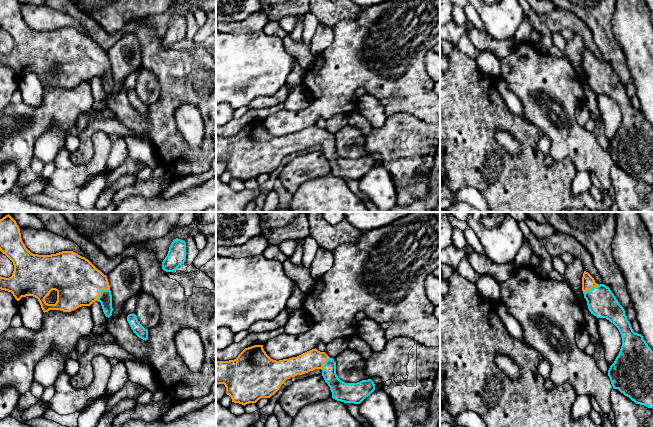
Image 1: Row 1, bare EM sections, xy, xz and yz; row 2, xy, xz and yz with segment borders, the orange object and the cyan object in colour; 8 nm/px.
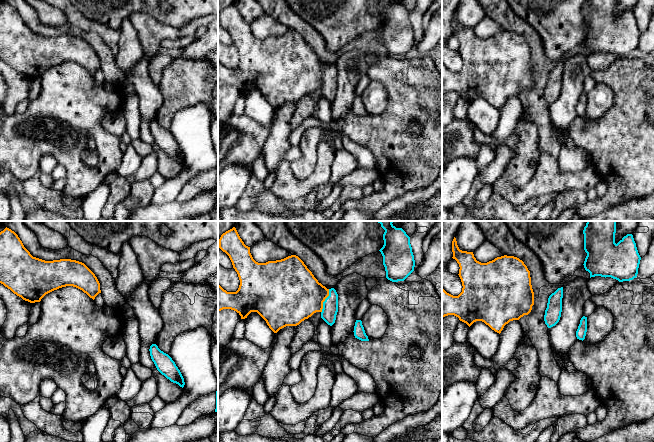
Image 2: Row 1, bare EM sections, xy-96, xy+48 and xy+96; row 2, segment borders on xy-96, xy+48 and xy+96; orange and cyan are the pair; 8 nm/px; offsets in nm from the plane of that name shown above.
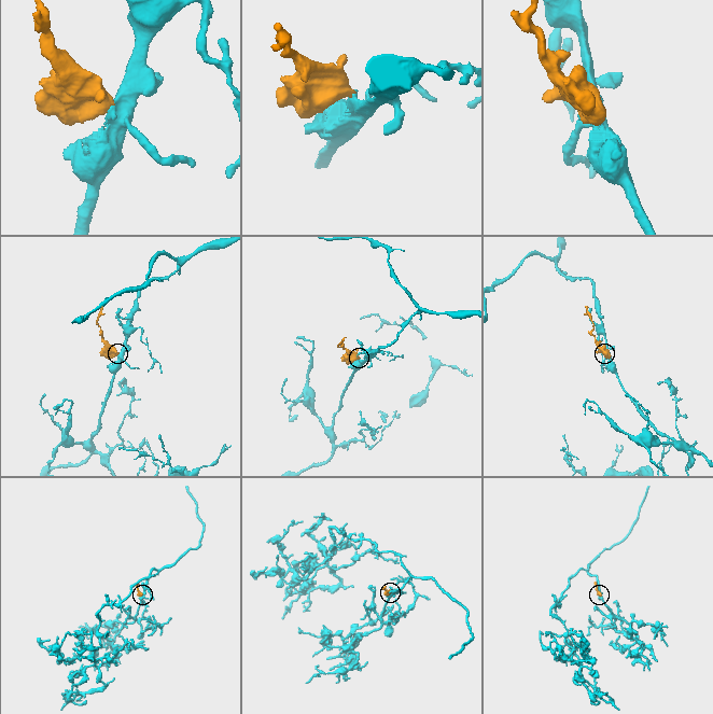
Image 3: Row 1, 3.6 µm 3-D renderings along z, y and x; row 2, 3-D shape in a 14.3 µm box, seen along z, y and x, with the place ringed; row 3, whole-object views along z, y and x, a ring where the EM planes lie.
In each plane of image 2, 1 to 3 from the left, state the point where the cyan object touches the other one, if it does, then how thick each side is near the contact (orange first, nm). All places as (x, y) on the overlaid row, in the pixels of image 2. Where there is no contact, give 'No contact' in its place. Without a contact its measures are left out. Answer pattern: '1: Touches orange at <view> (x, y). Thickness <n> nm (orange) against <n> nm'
1: No contact
2: Touches orange at xy+48 (324, 300). Thickness 440 nm (orange) against 130 nm
3: No contact

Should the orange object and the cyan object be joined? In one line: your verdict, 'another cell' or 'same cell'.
same cell

